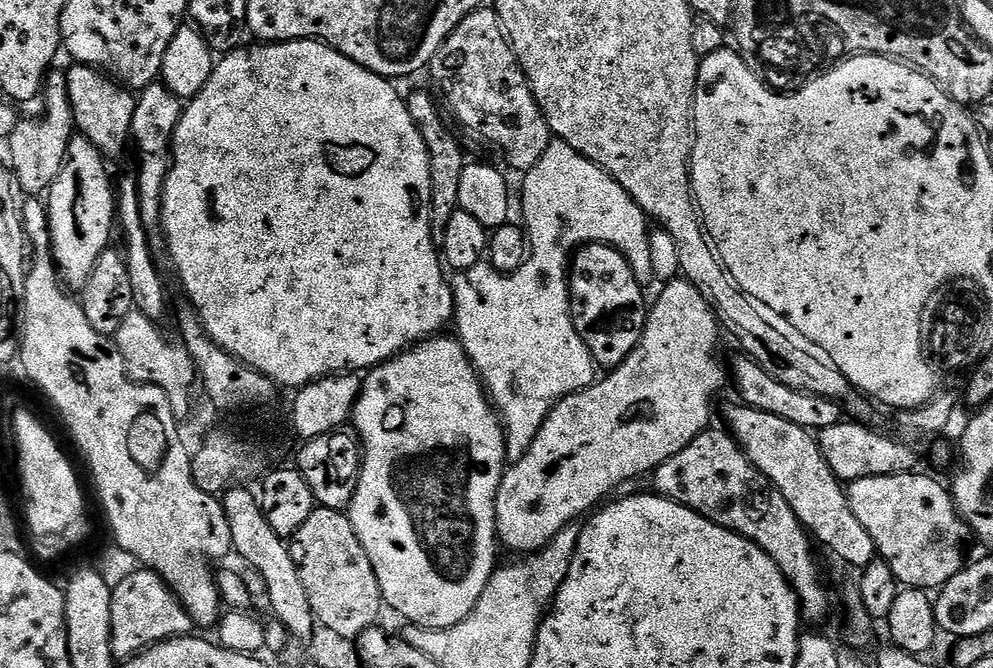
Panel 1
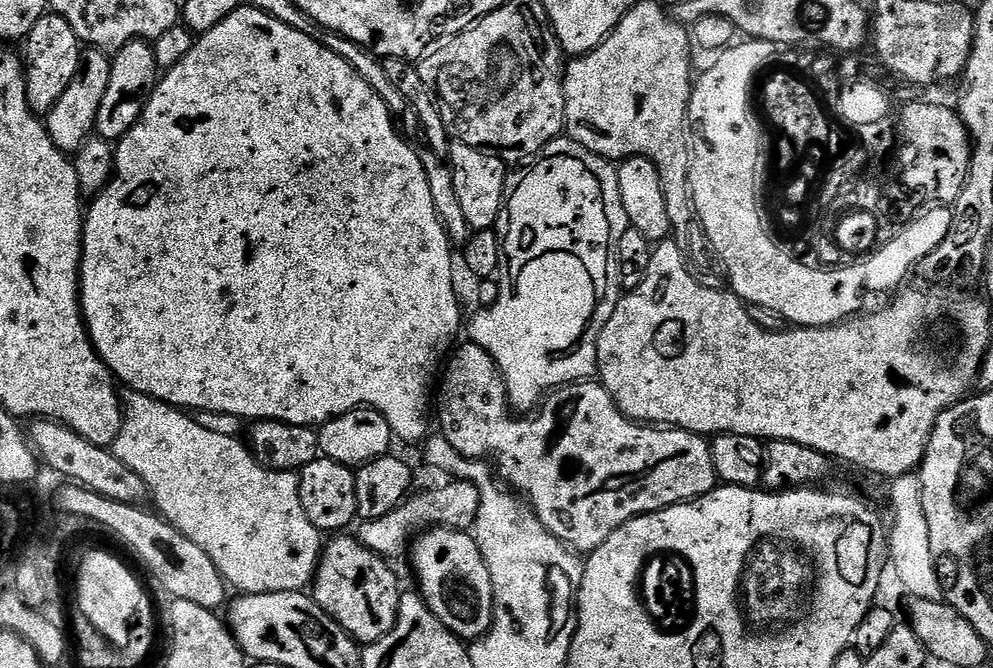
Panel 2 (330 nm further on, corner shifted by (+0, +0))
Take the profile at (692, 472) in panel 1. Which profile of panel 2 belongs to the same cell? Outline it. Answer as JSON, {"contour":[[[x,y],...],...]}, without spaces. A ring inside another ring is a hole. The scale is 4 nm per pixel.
{"contour":[[[465,342],[460,349],[458,348],[447,357],[446,363],[443,365],[444,372],[442,368],[442,375],[438,380],[438,391],[434,396],[434,412],[440,415],[439,431],[446,438],[446,442],[450,442],[450,446],[454,446],[454,450],[458,450],[458,454],[462,454],[466,459],[488,461],[494,465],[494,468],[494,463],[496,463],[495,471],[498,473],[499,479],[505,485],[515,489],[521,497],[526,498],[532,511],[542,522],[542,526],[546,526],[546,530],[550,534],[557,536],[563,544],[568,545],[577,553],[593,552],[595,548],[602,546],[602,542],[606,542],[606,538],[610,538],[610,534],[618,532],[623,524],[630,522],[635,516],[644,516],[647,512],[657,512],[675,504],[689,503],[717,487],[718,477],[712,461],[712,449],[705,437],[698,436],[694,432],[681,432],[678,428],[637,424],[630,417],[624,416],[622,410],[618,410],[612,395],[604,389],[603,384],[595,379],[581,380],[578,384],[565,384],[564,387],[549,392],[531,414],[524,414],[517,418],[512,405],[508,403],[508,391],[504,385],[504,378],[500,375],[494,358],[490,358],[490,354],[486,354],[486,350],[482,350],[477,344],[471,342]]]}

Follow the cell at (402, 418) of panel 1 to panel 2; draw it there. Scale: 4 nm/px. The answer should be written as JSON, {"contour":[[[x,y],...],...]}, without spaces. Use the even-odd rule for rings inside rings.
{"contour":[[[429,528],[415,537],[410,548],[412,568],[416,571],[418,591],[428,604],[428,609],[448,627],[455,636],[465,642],[479,640],[492,628],[492,583],[490,570],[486,570],[486,562],[478,550],[476,541],[467,531],[455,528]]]}

